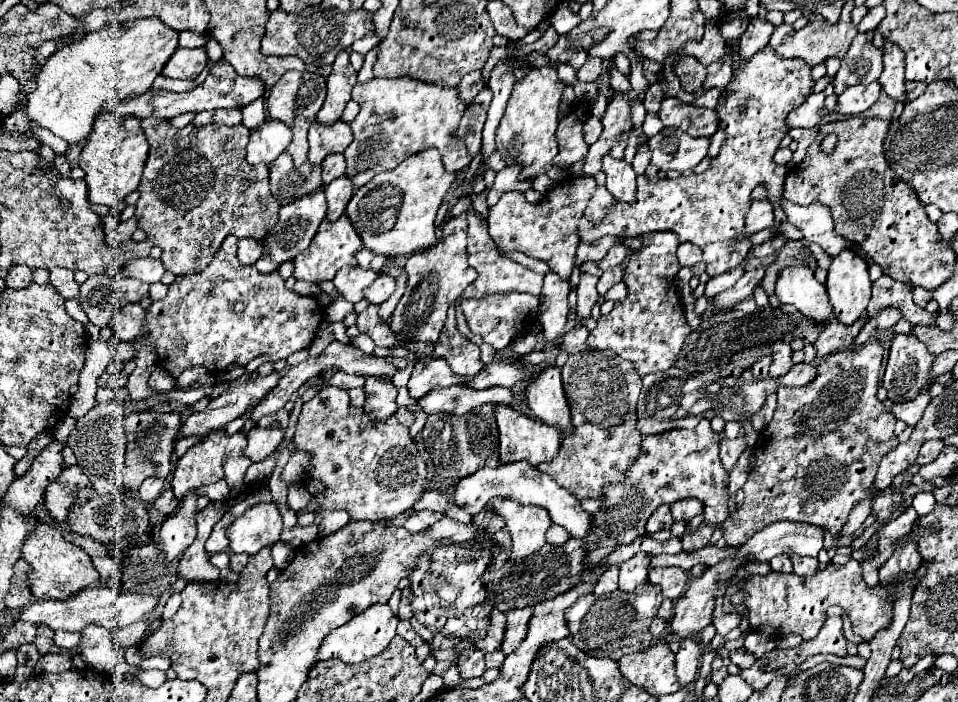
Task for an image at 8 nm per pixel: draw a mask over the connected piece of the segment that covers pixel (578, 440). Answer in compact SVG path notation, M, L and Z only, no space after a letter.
M587 349L575 355L569 355L569 409L573 427L561 435L561 449L553 461L541 463L537 469L551 475L561 487L569 489L577 499L603 497L603 487L609 483L621 483L631 461L639 453L641 433L635 429L635 403L641 391L641 377L633 369L631 361L617 357L613 351L595 351Z

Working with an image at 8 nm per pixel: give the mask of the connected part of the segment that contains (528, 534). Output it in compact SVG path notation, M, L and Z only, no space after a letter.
M501 497L489 501L489 505L507 521L505 529L513 537L511 559L529 557L547 543L545 533L553 523L549 519L549 513L539 505L521 505L517 501Z

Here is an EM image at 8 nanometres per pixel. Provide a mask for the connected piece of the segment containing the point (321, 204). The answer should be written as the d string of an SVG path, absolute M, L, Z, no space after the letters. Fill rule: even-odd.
M323 187L317 193L309 193L309 197L301 197L289 205L283 205L279 211L277 225L269 231L269 235L265 239L265 253L277 263L291 261L295 255L299 255L307 249L307 245L311 243L311 239L317 233L319 223L325 219L325 213L327 213L327 201L325 201Z

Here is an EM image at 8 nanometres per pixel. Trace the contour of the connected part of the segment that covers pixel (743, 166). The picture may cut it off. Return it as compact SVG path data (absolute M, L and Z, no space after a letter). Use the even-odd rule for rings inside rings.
M711 19L705 25L705 35L701 41L687 41L681 47L681 53L693 55L705 67L713 61L719 61L723 55L731 55L733 80L727 85L729 97L725 97L725 101L719 101L717 107L717 115L725 129L725 141L719 157L715 157L711 161L711 167L701 175L693 173L691 177L681 175L677 179L669 177L649 179L645 173L639 173L635 201L631 203L615 201L607 215L595 225L587 217L579 219L577 233L583 243L597 241L605 235L639 237L653 231L673 231L681 241L695 243L703 249L707 273L715 277L737 267L751 249L751 243L747 239L739 241L737 245L733 245L733 241L745 227L745 213L749 211L751 205L751 189L755 189L757 185L765 185L769 201L785 211L787 219L797 229L801 229L807 241L819 243L821 249L831 257L835 257L841 249L851 247L847 239L835 233L831 211L827 207L823 205L799 207L783 199L783 183L789 169L773 161L773 155L779 149L781 139L789 131L787 125L789 111L799 107L813 91L815 85L811 77L813 67L807 65L803 59L783 59L769 45L765 45L765 49L757 51L749 61L745 61L745 65L741 65L738 45L739 39L727 43L721 37L719 23Z

